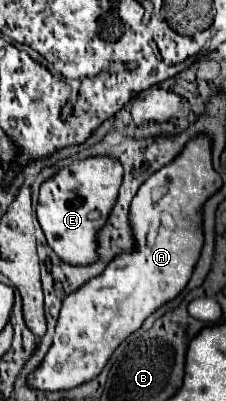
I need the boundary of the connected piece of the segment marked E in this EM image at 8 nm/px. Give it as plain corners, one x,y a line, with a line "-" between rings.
110,155
86,157
82,161
70,163
42,183
36,215
48,245
58,253
58,257
72,261
72,265
88,265
98,259
96,233
106,223
120,185
122,165

